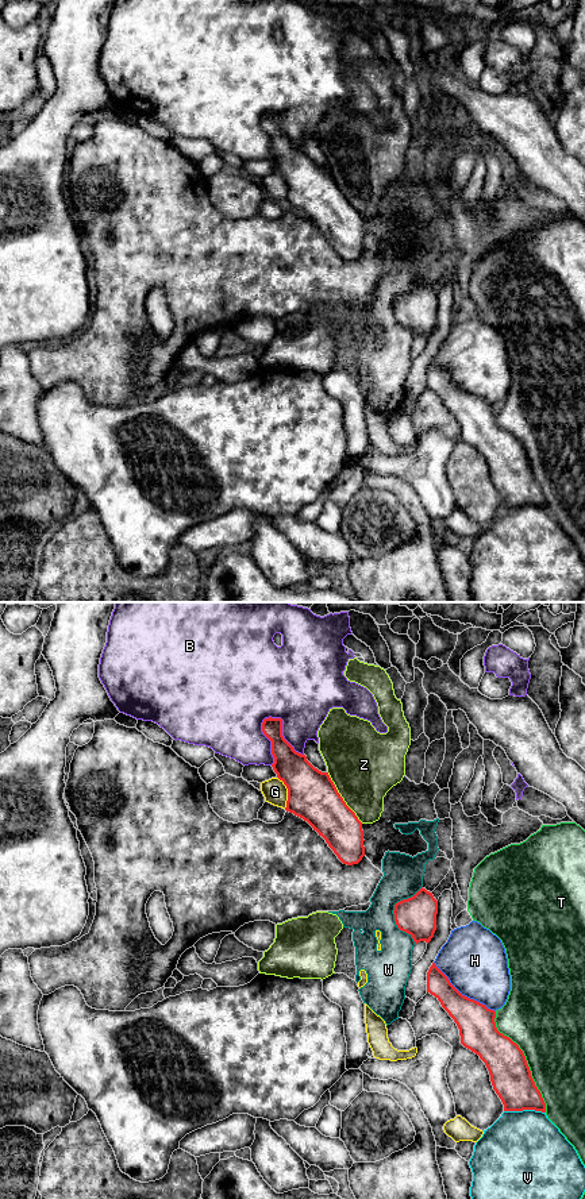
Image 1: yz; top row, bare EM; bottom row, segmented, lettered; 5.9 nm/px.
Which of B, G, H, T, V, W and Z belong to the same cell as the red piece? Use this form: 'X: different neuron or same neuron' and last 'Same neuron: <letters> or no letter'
B: different neuron
G: different neuron
H: different neuron
T: different neuron
V: different neuron
W: different neuron
Z: different neuron
Same neuron: no letter

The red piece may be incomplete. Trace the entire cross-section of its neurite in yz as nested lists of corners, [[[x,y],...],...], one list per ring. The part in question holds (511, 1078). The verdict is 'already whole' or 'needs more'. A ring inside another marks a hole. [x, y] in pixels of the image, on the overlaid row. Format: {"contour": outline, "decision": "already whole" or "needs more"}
{"contour": [[[435,963],[427,972],[427,992],[440,1002],[457,1023],[461,1044],[485,1063],[504,1111],[546,1113],[546,1103],[523,1050],[496,1028],[496,1011],[462,995]]], "decision": "already whole"}

